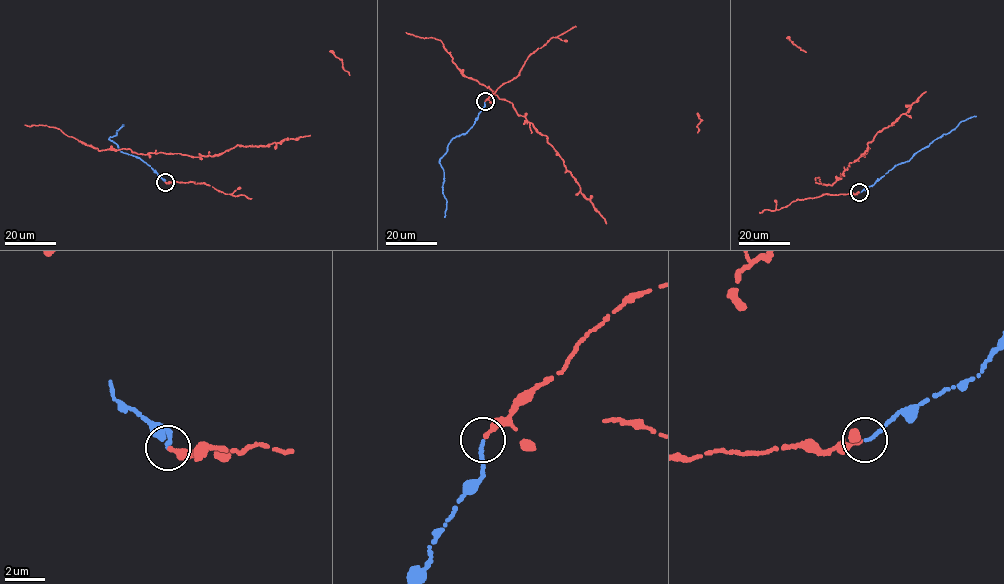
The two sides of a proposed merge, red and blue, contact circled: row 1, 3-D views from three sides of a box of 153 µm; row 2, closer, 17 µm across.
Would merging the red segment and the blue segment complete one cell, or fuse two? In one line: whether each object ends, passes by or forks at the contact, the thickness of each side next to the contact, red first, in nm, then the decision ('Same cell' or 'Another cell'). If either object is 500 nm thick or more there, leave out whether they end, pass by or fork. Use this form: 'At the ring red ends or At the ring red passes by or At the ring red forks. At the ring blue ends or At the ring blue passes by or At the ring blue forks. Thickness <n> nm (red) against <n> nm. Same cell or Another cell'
At the ring red ends. At the ring blue ends. Thickness 240 nm (red) against 200 nm. Same cell

